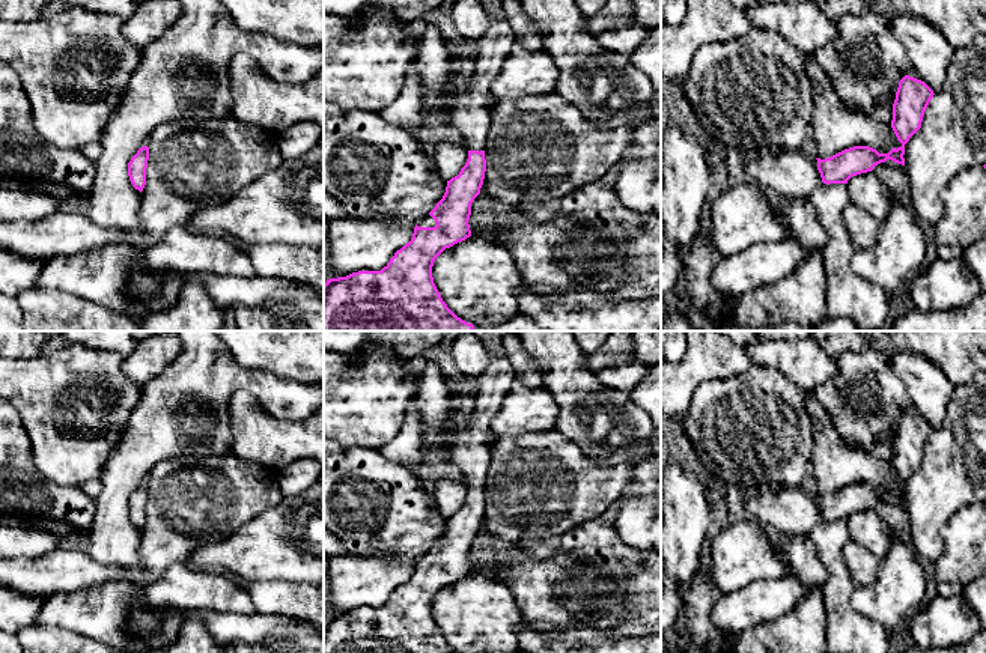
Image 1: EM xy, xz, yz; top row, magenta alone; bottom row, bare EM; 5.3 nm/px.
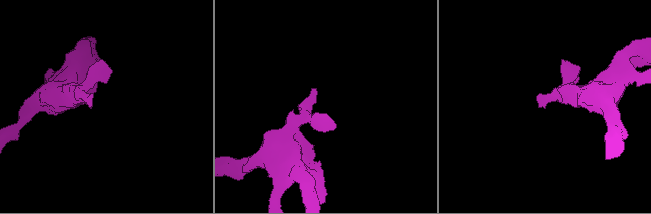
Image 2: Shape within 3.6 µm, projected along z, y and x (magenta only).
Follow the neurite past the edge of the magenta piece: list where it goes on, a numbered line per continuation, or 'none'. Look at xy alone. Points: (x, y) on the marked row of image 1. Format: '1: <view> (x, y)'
none

